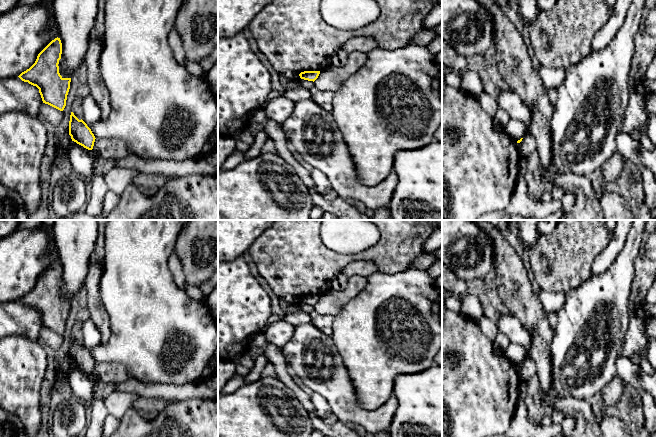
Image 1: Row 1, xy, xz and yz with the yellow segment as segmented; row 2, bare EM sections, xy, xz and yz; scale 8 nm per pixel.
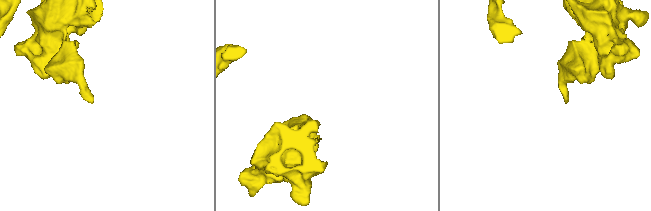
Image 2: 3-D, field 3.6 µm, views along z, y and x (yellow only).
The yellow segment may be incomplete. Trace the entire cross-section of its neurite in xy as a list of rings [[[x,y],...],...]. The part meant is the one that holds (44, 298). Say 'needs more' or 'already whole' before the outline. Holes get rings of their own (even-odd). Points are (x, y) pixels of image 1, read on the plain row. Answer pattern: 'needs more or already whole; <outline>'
already whole; [[[57,261],[38,278],[35,287],[18,301],[39,313],[43,327],[63,335],[71,302],[63,302],[59,297],[61,278],[62,267]]]

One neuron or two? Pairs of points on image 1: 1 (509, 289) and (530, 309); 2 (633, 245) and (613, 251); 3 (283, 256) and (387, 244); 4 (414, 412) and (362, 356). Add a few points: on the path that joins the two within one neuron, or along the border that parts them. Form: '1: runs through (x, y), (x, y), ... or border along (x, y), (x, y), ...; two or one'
1: runs through (514, 294), (525, 305); one
2: border along (630, 230), (622, 249), (608, 267); two
3: runs through (309, 259), (346, 259), (361, 256); one
4: border along (410, 373), (402, 373), (396, 377), (392, 395); two

